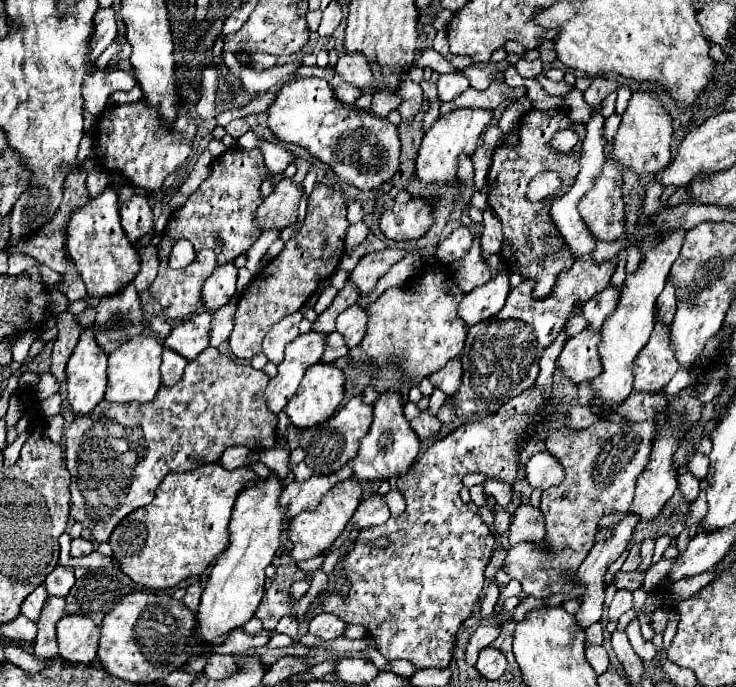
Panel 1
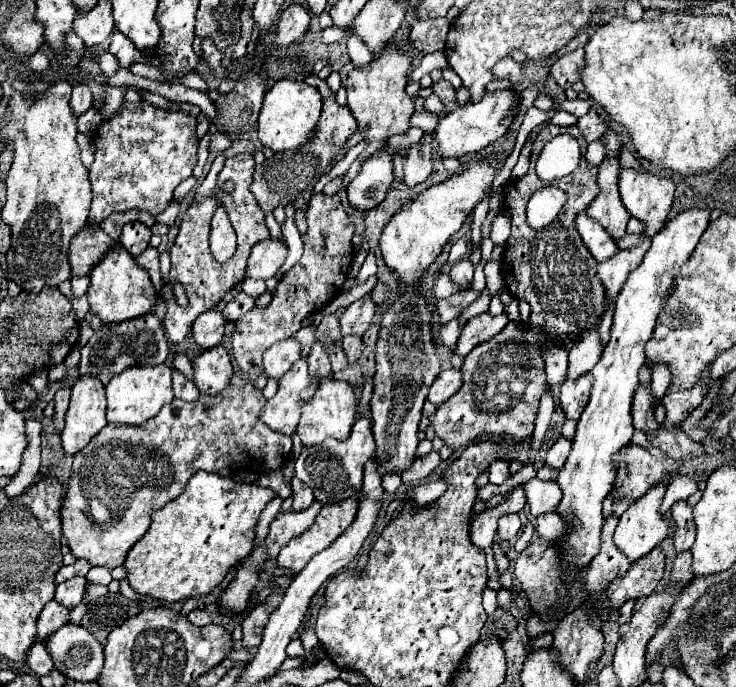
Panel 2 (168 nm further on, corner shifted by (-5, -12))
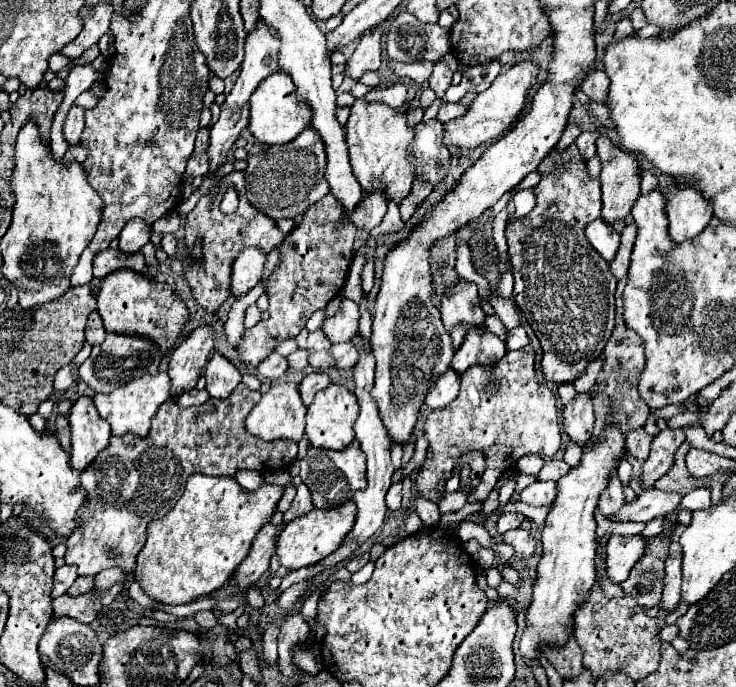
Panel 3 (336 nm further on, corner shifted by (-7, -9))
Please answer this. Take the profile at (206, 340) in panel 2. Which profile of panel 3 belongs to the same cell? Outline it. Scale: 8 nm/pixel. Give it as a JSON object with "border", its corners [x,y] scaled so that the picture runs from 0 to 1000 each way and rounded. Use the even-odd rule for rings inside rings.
{"border":[[[281,473],[265,479],[254,493],[249,493],[230,520],[227,546],[232,552],[230,575],[240,581],[246,572],[262,566],[273,549],[281,520],[289,511],[292,482]]]}

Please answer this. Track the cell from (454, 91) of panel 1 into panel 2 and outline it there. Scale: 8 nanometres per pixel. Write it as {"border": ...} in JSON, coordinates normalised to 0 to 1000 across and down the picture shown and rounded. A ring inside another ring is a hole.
{"border":[[[596,116],[596,119],[591,119],[586,128],[588,128],[588,134],[599,143],[599,148],[602,148],[602,154],[605,154],[607,163],[615,163],[618,157],[626,154],[626,151],[621,148],[621,134],[618,134],[618,128],[615,128],[610,119]]]}

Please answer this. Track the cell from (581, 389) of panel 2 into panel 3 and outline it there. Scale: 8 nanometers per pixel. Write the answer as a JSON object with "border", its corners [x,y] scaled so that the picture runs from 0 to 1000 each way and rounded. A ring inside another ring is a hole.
{"border":[[[803,572],[781,575],[781,581],[765,595],[765,627],[768,633],[784,645],[795,648],[803,639],[806,630],[806,587],[803,587]]]}

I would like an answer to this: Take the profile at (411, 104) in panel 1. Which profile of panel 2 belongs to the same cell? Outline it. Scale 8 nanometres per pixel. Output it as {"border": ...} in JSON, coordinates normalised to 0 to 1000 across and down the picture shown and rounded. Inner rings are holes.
{"border":[[[575,192],[575,201],[550,218],[548,245],[550,245],[553,271],[564,271],[580,262],[580,256],[588,247],[586,224],[588,224],[588,198],[583,192]]]}

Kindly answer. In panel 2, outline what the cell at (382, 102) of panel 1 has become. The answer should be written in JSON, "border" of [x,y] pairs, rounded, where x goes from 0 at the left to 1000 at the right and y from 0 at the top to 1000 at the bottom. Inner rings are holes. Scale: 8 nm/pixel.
{"border":[[[564,163],[561,169],[558,169],[558,183],[567,183],[567,186],[572,186],[572,189],[580,189],[580,192],[588,192],[591,189],[591,183],[594,183],[594,169],[588,169],[586,163]]]}

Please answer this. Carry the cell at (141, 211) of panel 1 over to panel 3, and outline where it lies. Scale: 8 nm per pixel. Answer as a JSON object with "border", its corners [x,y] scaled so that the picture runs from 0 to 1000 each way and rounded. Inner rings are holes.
{"border":[[[178,319],[162,342],[162,362],[167,368],[186,368],[202,351],[202,342],[205,330],[194,319]]]}

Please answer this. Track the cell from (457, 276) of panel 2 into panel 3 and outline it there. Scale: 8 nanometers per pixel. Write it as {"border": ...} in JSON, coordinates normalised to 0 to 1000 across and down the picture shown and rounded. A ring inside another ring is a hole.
{"border":[[[624,409],[621,418],[610,432],[599,435],[599,467],[605,479],[615,479],[621,473],[632,476],[635,482],[640,476],[645,479],[659,479],[656,467],[656,450],[654,450],[654,435],[648,429],[648,415],[637,409]]]}

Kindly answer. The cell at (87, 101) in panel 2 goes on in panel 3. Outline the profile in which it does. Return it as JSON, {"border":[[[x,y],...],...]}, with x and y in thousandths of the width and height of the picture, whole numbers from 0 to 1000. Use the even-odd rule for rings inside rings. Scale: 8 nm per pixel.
{"border":[[[99,153],[91,164],[91,173],[86,179],[86,197],[88,197],[88,205],[94,211],[105,211],[107,202],[110,202],[110,194],[113,194],[113,182],[115,182],[115,159],[113,156],[105,156]]]}

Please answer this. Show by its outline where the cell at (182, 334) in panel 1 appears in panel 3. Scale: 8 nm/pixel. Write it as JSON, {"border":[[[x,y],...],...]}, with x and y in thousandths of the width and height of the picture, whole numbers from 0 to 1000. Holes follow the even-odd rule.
{"border":[[[292,514],[279,534],[279,552],[281,552],[284,575],[295,581],[306,581],[327,557],[327,543],[300,514]]]}

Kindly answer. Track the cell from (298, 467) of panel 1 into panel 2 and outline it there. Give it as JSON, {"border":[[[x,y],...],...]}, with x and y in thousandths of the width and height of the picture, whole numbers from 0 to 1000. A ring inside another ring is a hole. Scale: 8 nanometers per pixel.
{"border":[[[398,693],[395,710],[398,710],[398,742],[412,742],[412,739],[423,737],[425,716],[423,716],[423,710],[417,705],[412,705],[406,696]]]}

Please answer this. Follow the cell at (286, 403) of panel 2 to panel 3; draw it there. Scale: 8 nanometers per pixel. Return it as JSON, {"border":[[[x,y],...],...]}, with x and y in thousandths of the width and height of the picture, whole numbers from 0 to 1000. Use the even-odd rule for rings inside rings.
{"border":[[[374,557],[368,566],[355,578],[355,584],[341,595],[333,624],[355,636],[357,642],[374,642],[374,639],[395,639],[395,642],[409,642],[412,627],[414,627],[414,590],[406,575],[406,560],[401,557]]]}

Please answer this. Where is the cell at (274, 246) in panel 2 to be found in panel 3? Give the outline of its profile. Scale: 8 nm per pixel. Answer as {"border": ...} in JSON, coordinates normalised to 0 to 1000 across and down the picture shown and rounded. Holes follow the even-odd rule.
{"border":[[[333,362],[322,371],[319,383],[317,383],[317,394],[314,394],[314,432],[327,432],[336,429],[349,412],[352,403],[357,397],[357,386],[360,386],[360,368],[355,368],[352,362]]]}

